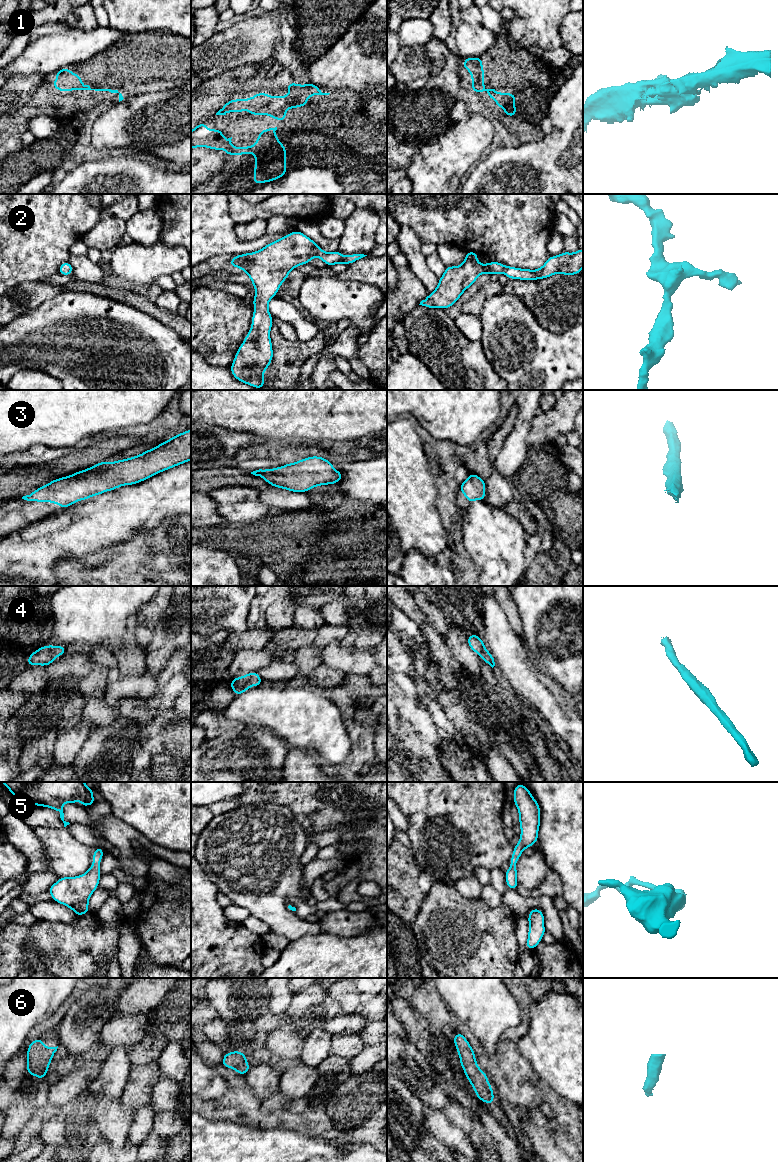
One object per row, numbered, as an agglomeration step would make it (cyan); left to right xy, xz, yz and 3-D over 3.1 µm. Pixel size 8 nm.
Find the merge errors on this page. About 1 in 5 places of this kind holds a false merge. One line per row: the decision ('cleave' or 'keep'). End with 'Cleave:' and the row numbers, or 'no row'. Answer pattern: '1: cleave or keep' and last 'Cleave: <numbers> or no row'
1: keep
2: keep
3: keep
4: keep
5: keep
6: keep
Cleave: no row

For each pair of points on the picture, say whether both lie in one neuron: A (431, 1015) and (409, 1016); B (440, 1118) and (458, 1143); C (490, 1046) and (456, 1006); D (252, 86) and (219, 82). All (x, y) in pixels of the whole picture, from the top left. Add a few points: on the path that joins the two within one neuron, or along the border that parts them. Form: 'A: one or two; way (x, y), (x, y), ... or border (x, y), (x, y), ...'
A: two; border (410, 1004), (437, 1031)
B: one; way (440, 1124), (452, 1137)
C: one; way (488, 1035), (467, 1014)
D: two; border (239, 88), (228, 101)

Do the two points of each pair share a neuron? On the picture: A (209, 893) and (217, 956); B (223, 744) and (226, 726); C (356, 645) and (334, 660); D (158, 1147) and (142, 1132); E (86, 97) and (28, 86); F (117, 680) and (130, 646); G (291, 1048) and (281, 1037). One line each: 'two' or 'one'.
A: one
B: two
C: two
D: two
E: two
F: two
G: one

